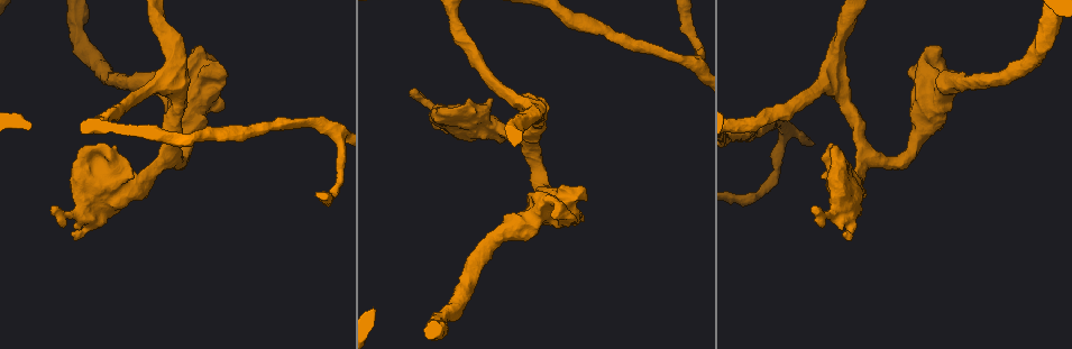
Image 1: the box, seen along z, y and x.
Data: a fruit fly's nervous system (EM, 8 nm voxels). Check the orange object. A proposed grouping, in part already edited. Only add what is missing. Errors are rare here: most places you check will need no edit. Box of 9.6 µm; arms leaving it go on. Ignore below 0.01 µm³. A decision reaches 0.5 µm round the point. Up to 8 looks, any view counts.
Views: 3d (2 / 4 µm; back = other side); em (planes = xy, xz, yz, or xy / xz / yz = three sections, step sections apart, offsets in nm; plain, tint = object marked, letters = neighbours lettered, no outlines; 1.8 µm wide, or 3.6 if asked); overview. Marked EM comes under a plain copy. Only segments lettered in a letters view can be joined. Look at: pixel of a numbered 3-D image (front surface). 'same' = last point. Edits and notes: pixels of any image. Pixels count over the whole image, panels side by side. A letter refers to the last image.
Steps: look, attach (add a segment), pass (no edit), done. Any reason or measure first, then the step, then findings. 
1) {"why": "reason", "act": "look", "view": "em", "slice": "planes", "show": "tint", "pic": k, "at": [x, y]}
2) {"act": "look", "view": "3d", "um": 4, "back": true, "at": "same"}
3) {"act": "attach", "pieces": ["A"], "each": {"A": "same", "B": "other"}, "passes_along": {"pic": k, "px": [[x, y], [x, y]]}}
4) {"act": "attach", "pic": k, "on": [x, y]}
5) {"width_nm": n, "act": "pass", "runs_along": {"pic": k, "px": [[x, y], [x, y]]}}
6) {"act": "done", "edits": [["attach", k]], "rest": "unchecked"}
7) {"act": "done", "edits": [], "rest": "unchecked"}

{"why": "three arms meet", "act": "look", "view": "3d", "um": 4, "pic": 1, "at": [164, 86]}

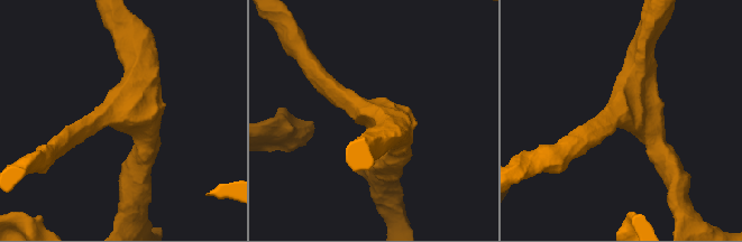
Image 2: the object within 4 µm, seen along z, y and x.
{"arms": 3, "arm_widths_nm": [280, 340, 460], "act": "look", "view": "em", "um": 3.6, "slice": "yz", "step": 16, "show": "letters", "pic": 2, "at": [371, 110]}

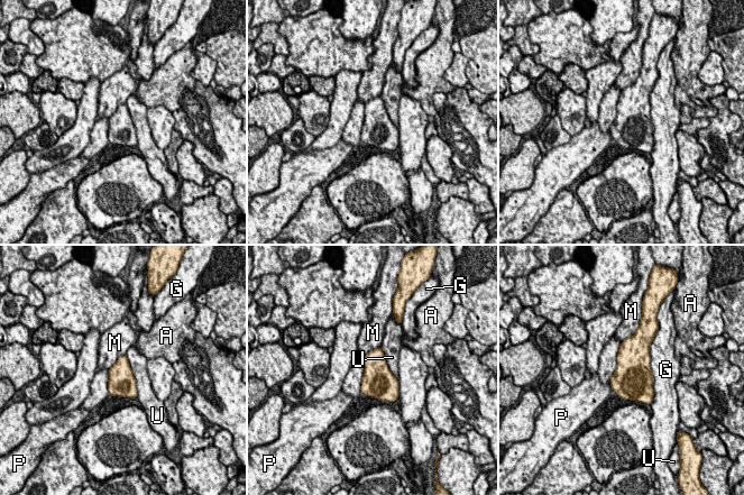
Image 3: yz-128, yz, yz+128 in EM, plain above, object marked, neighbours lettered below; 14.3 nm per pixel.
{"width_nm": 360, "longest_contact_nm": ["G", 700], "act": "pass", "each": {"A": "other", "G": "other", "M": "other", "P": "other", "U": "other"}, "found": "no lettered segment goes on from it"}

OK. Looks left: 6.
{"why": "sudden change in width", "act": "look", "view": "em", "slice": "xy", "step": 4, "show": "tint", "pic": 1, "at": [451, 111]}

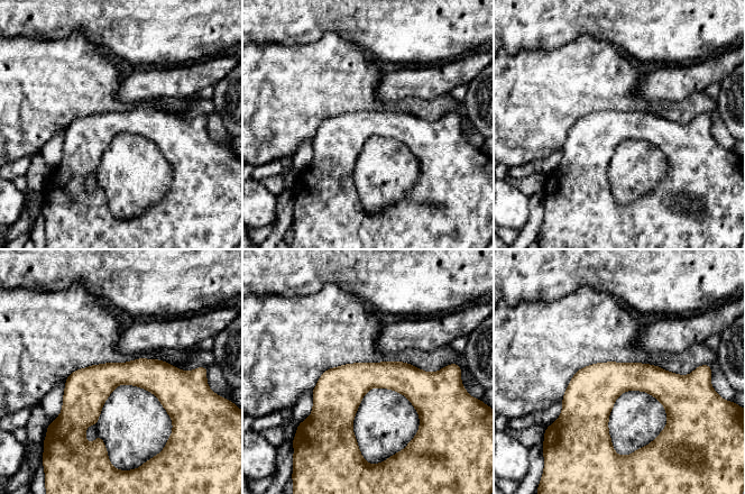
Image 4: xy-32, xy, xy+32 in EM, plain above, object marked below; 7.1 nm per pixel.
{"why": "another direction", "act": "look", "view": "em", "slice": "planes", "show": "letters", "at": "same"}

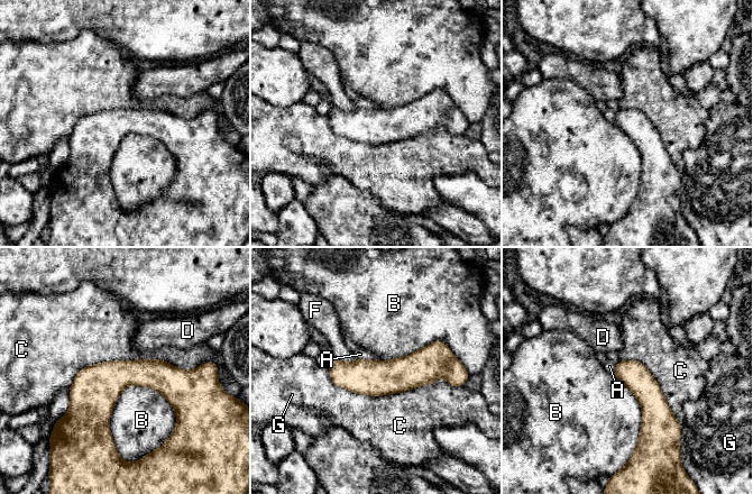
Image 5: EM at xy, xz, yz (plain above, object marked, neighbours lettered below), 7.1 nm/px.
{"width_nm": 200, "longest_contact_nm": ["C", 900], "act": "pass", "each": {"A": "other", "B": "other", "C": "other", "D": "other", "F": "other", "G": "other"}, "found": "none of them fits"}

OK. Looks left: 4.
{"why": "branch stops here", "act": "look", "view": "em", "slice": "yz", "step": 8, "show": "letters", "pic": 1, "at": [843, 234]}

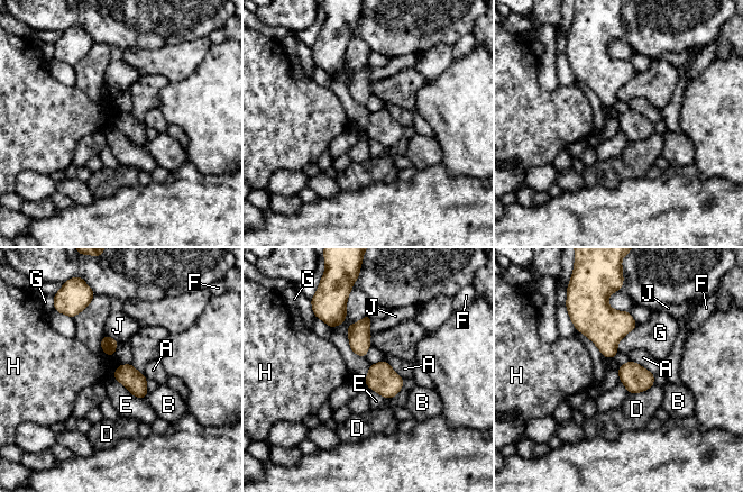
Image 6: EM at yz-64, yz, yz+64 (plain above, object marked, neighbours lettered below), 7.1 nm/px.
{"act": "pass", "each": {"A": "other", "B": "other", "D": "other", "E": "other", "F": "other", "G": "other", "H": "other", "J": "other"}, "border": {"pic": 6, "px": [[112, 377], [134, 395], [144, 399]]}, "found": "no lettered segment goes on from it"}

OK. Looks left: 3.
{"act": "done", "edits": [], "rest": "unchecked"}

